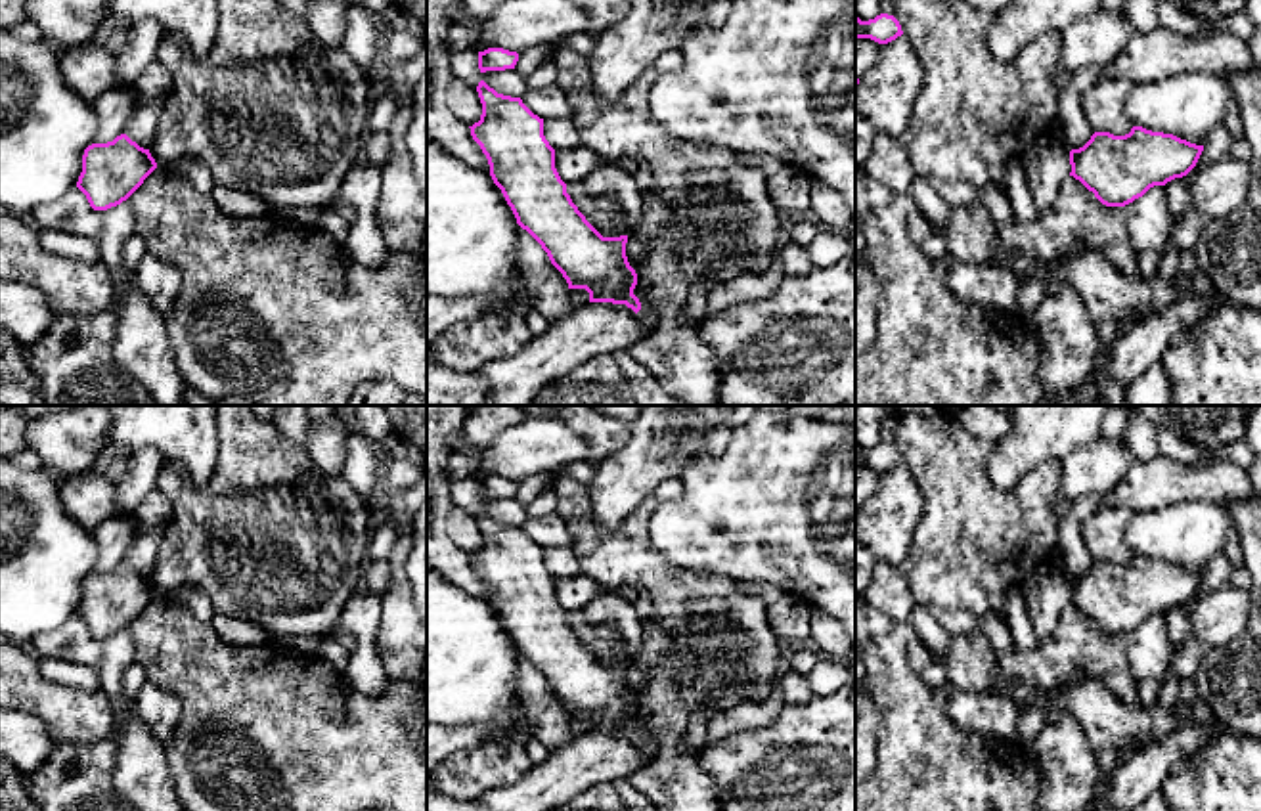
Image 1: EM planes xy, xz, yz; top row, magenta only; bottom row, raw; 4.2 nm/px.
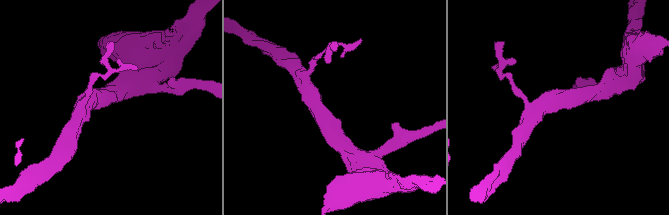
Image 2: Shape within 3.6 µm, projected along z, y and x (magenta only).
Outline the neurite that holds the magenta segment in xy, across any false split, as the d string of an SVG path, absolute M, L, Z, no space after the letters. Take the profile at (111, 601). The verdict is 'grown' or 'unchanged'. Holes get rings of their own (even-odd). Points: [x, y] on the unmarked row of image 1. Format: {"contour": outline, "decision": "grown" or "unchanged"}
{"contour": "M121 562L84 578L77 616L94 639L107 639L126 629L155 597L149 578Z", "decision": "unchanged"}

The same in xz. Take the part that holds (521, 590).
{"contour": "M476 515L482 543L471 557L517 652L526 658L563 702L568 717L586 717L589 731L641 738L633 723L637 702L626 685L628 664L603 666L578 639L555 597L555 578L543 564L543 547L520 526Z", "decision": "unchanged"}

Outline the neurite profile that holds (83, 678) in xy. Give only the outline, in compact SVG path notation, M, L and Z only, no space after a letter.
M36 656L36 664L44 677L59 685L69 685L80 690L100 690L100 673L88 666L78 666L63 660L54 660L48 656Z

